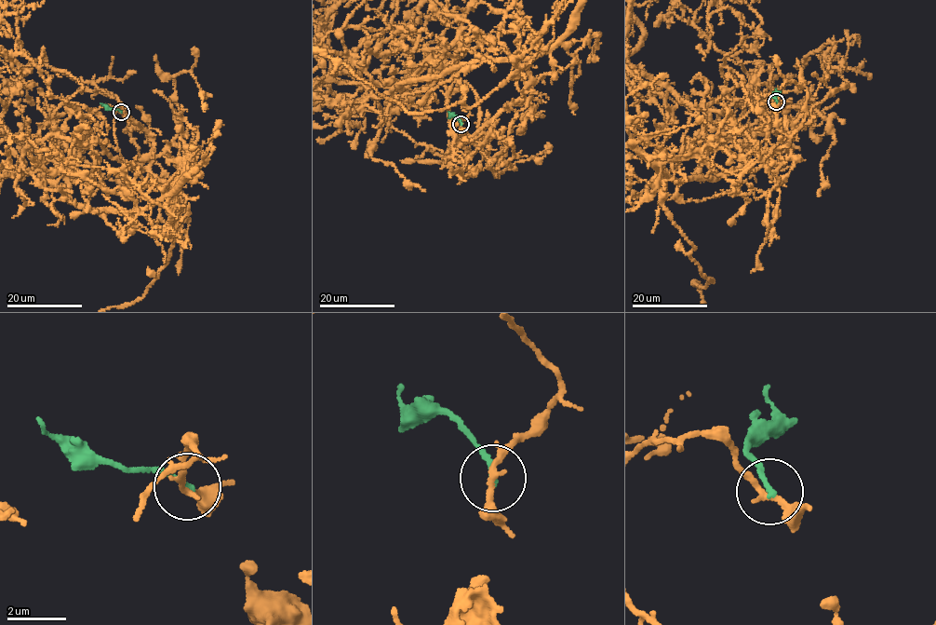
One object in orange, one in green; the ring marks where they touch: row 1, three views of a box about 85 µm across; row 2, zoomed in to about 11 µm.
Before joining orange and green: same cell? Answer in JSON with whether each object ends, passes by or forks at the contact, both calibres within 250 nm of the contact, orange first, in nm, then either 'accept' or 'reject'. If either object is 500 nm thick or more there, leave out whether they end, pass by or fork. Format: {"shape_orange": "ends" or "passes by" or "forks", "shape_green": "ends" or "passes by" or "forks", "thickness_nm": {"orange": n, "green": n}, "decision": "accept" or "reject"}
{"shape_orange": "passes by", "shape_green": "ends", "thickness_nm": {"orange": 220, "green": 180}, "decision": "reject"}

